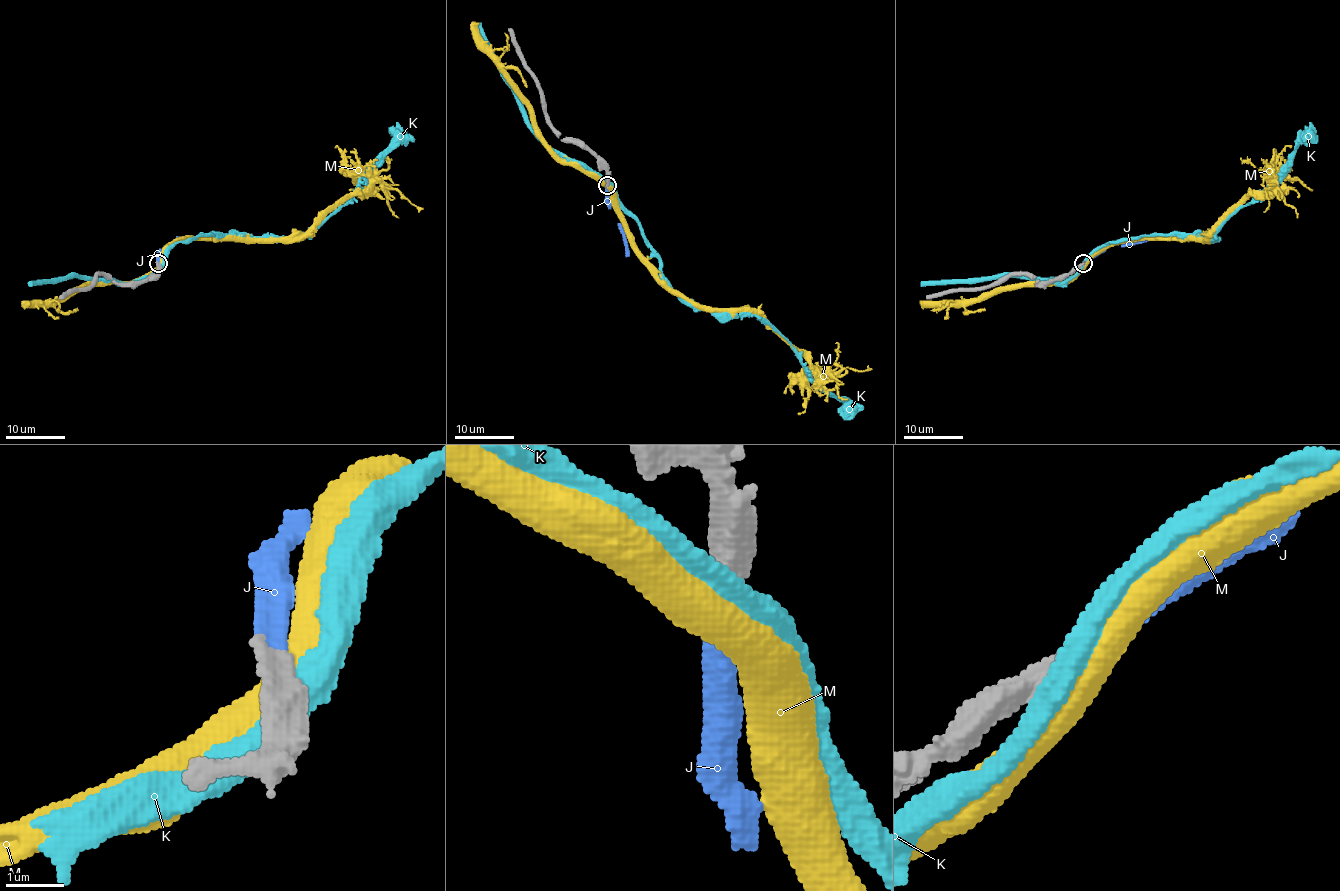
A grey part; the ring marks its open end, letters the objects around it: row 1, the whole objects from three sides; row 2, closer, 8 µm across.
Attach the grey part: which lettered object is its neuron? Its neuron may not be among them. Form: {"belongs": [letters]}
{"belongs": ["J"]}

